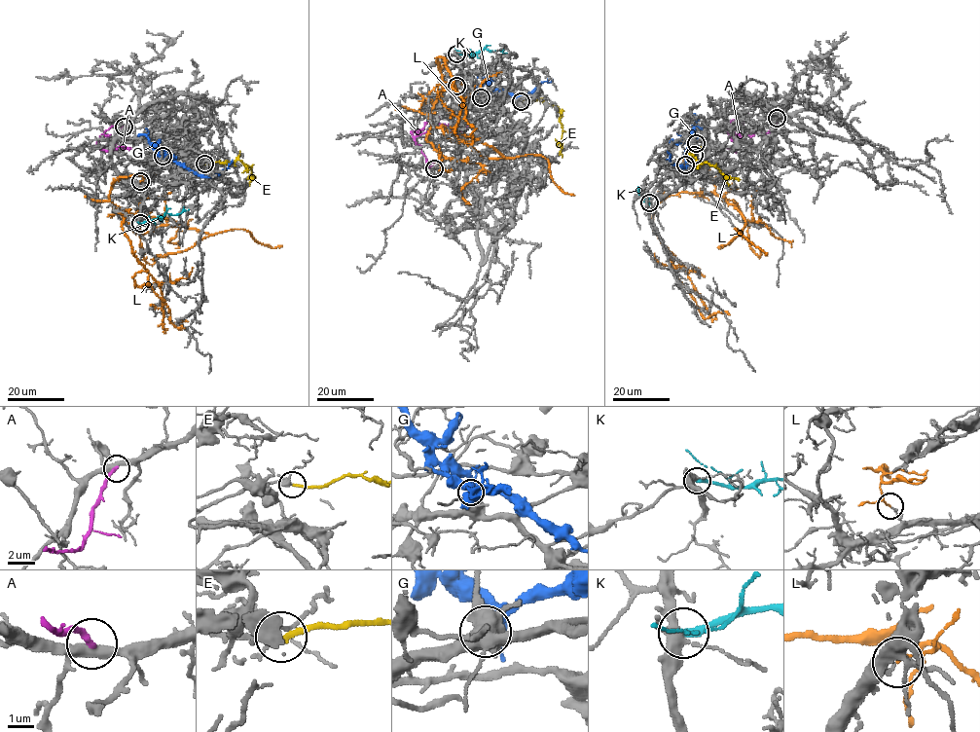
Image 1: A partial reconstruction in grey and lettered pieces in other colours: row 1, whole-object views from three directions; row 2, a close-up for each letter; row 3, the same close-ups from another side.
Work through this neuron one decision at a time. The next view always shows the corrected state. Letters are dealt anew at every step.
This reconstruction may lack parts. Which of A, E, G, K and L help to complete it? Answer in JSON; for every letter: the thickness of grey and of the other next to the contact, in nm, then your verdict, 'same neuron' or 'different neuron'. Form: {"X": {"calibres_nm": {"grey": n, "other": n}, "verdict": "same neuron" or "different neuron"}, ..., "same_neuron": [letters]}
{"A": {"calibres_nm": {"grey": 340, "other": 260}, "verdict": "different neuron"}, "E": {"calibres_nm": {"grey": 240, "other": 200}, "verdict": "same neuron"}, "G": {"calibres_nm": {"grey": 280, "other": 280}, "verdict": "different neuron"}, "K": {"calibres_nm": {"grey": 360, "other": 280}, "verdict": "different neuron"}, "L": {"calibres_nm": {"grey": 140, "other": 100}, "verdict": "different neuron"}, "same_neuron": ["E"]}

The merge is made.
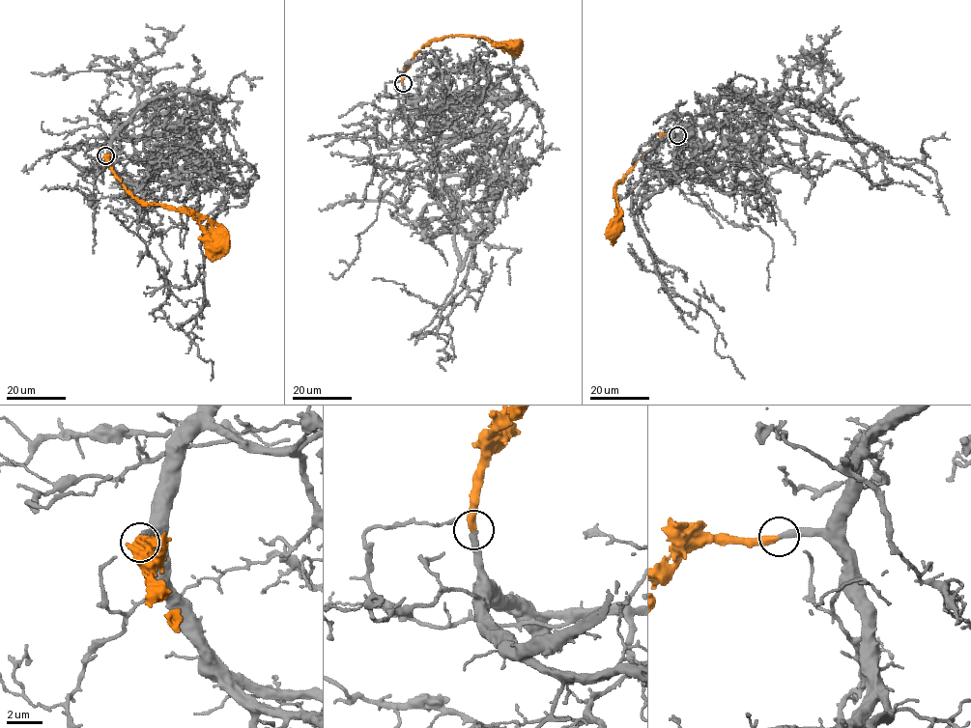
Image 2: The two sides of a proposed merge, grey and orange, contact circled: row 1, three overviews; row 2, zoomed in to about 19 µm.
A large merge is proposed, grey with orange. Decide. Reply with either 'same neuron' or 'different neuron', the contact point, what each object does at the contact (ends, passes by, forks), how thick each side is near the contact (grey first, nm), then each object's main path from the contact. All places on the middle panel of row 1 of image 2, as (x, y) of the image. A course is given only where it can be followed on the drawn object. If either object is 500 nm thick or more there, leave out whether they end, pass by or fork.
same neuron | (403, 83) | grey ends | orange ends | 400/400 nm | grey via (402, 83), (413, 104), (453, 106), (512, 96), (517, 77), (489, 70), (475, 125), (449, 148), (464, 189) | orange via (402, 83), (404, 69), (433, 40), (449, 36), (483, 37), (501, 46), (514, 45)

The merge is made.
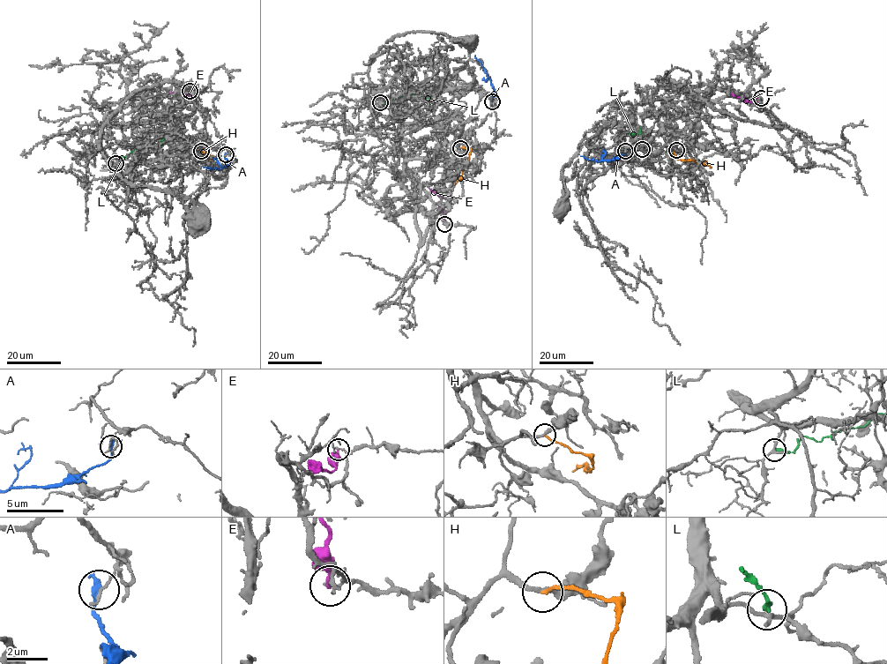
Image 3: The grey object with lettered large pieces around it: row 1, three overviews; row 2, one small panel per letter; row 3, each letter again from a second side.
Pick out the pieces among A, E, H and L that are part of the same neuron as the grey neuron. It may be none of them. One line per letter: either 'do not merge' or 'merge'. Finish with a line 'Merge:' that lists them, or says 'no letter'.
A: do not merge
E: do not merge
H: do not merge
L: do not merge
Merge: no letter

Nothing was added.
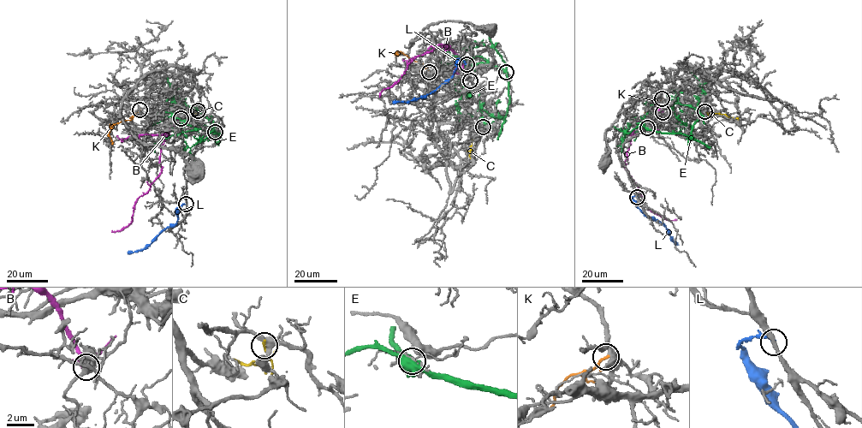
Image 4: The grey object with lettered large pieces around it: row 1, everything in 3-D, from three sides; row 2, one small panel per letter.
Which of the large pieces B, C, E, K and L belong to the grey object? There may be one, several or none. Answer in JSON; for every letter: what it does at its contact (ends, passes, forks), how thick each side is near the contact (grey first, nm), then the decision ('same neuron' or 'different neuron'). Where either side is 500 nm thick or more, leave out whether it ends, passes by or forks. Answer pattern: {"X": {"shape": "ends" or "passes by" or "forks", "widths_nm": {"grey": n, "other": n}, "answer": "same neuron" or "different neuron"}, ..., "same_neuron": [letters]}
{"B": {"widths_nm": {"grey": 550, "other": 260}, "answer": "different neuron"}, "C": {"shape": "ends", "widths_nm": {"grey": 360, "other": 190}, "answer": "different neuron"}, "E": {"widths_nm": {"grey": 150, "other": 650}, "answer": "different neuron"}, "K": {"shape": "passes by", "widths_nm": {"grey": 320, "other": 140}, "answer": "different neuron"}, "L": {"shape": "ends", "widths_nm": {"grey": 320, "other": 240}, "answer": "different neuron"}, "same_neuron": []}

